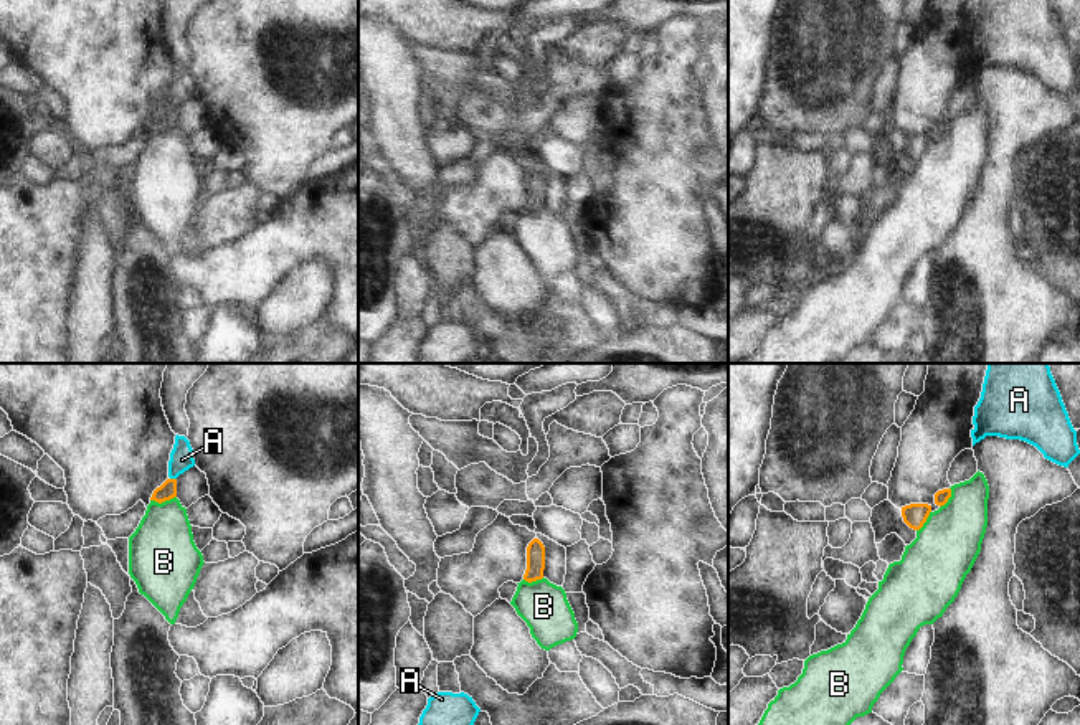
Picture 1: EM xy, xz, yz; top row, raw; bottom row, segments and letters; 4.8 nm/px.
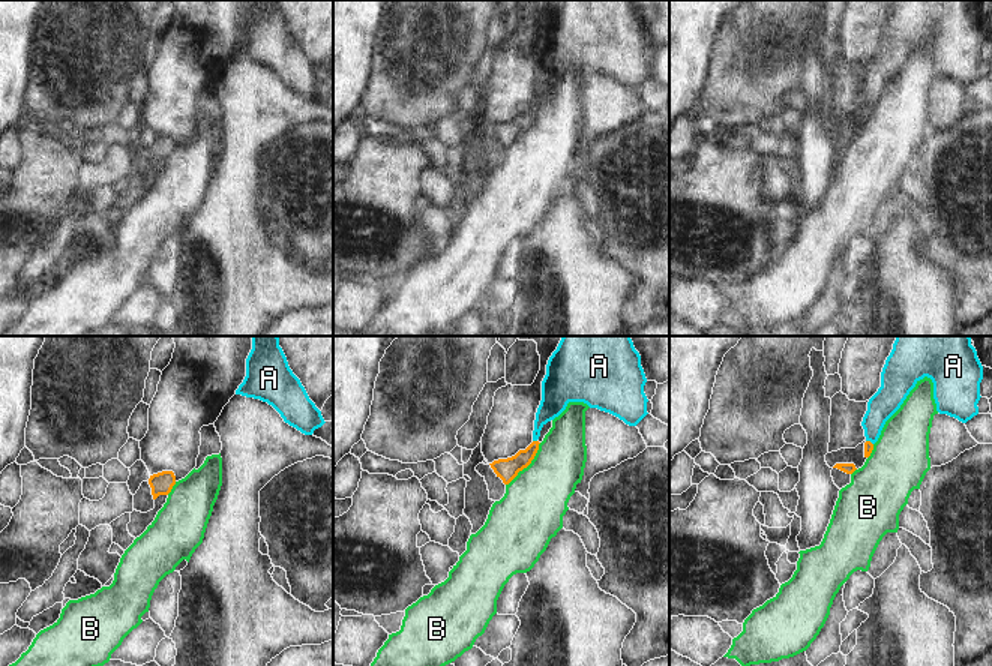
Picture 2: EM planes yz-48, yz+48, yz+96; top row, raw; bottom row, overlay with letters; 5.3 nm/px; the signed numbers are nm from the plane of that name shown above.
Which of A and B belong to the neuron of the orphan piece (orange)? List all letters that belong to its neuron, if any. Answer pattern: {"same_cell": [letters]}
{"same_cell": ["A"]}

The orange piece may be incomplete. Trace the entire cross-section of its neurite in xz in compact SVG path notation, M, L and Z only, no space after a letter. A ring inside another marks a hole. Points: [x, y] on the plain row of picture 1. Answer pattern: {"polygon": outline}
{"polygon": "M533 168L527 177L527 200L523 210L532 213L543 208L545 177L538 168Z"}

